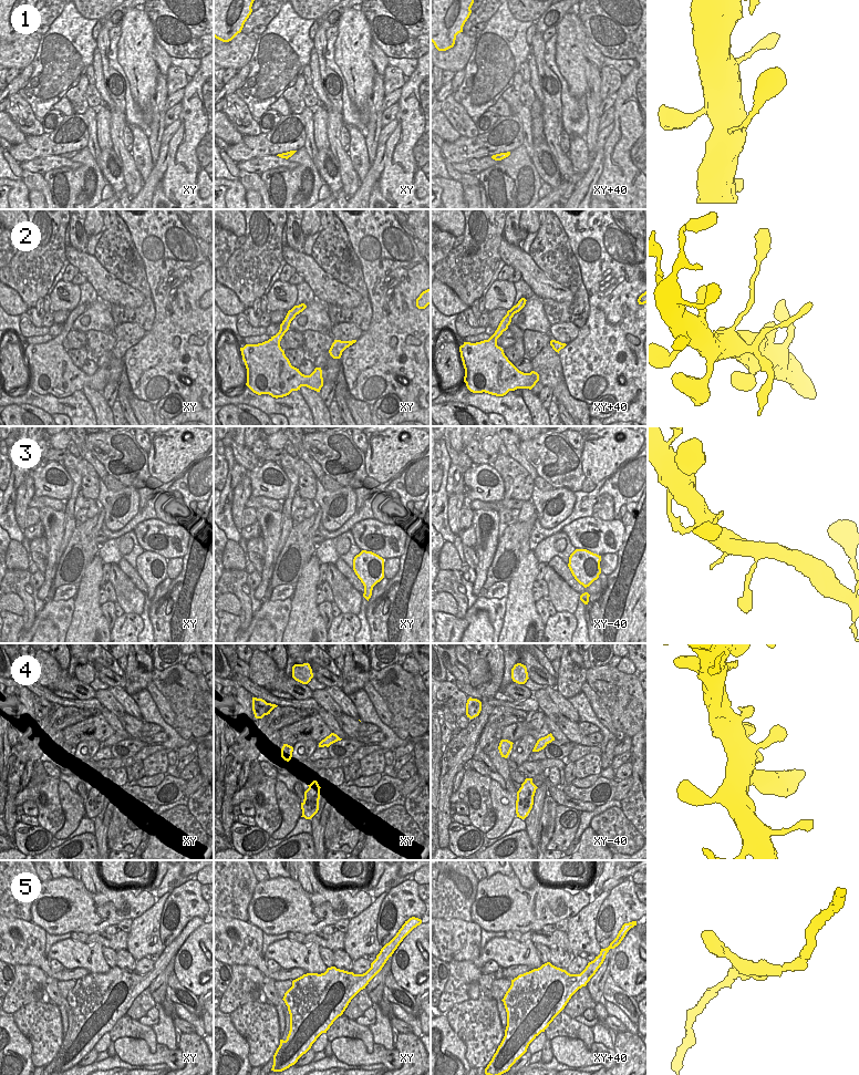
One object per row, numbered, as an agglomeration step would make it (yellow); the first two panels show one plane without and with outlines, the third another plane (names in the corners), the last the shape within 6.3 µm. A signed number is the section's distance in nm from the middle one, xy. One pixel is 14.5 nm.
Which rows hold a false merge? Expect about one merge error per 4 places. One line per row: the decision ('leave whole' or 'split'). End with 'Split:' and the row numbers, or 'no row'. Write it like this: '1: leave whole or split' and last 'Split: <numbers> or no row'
1: leave whole
2: split
3: leave whole
4: leave whole
5: leave whole
Split: 2

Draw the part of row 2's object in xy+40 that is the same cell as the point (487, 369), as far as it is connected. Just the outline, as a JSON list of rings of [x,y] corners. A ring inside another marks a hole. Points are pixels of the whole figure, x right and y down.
[[[521,298],[507,311],[488,340],[476,343],[464,342],[459,347],[465,369],[464,382],[470,392],[504,396],[509,391],[519,389],[519,383],[529,382],[532,376],[537,382],[539,381],[537,372],[532,375],[519,371],[505,355],[504,350],[497,345],[497,339],[508,329],[511,318],[525,307],[526,301]]]

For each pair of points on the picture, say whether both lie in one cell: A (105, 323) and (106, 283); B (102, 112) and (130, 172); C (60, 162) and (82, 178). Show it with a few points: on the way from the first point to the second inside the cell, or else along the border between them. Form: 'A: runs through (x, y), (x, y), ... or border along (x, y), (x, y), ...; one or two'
A: border along (97, 295), (109, 303); two
B: border along (107, 109), (110, 112), (110, 137), (113, 147); two
C: border along (82, 163), (76, 168), (52, 168), (43, 175); two

